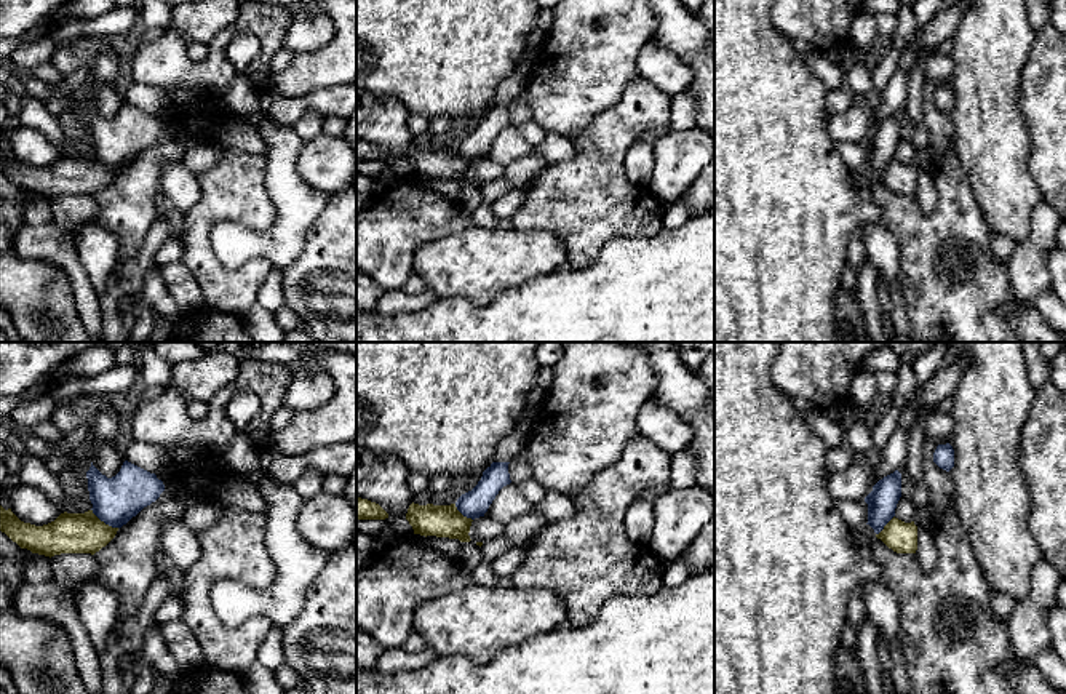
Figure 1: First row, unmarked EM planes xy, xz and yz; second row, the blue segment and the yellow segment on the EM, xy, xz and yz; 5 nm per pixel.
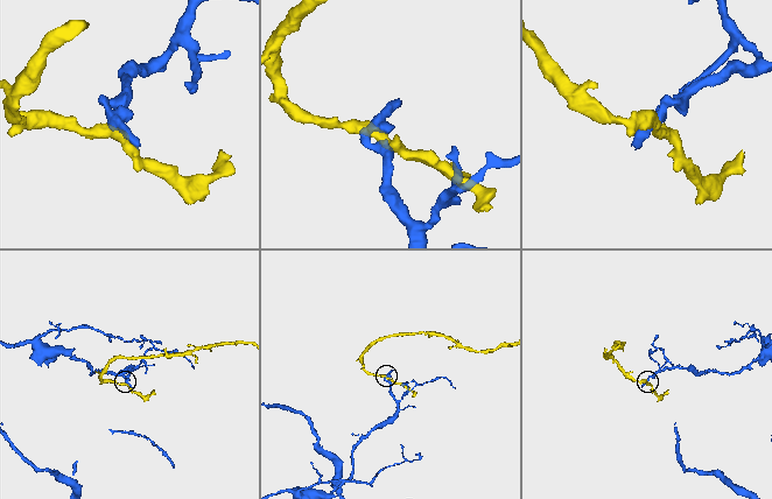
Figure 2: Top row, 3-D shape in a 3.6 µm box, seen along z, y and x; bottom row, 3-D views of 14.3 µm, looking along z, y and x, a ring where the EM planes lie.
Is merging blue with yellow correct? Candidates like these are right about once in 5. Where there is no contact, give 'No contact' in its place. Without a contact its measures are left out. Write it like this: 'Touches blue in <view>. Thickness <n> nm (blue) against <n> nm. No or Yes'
Touches blue in xy. Thickness 240 nm (blue) against 200 nm. No

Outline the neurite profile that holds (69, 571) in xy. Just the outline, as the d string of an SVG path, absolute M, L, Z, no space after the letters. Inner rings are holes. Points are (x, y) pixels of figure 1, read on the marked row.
M61 553L50 558L51 580L59 587L75 592L96 576L96 561L91 553Z

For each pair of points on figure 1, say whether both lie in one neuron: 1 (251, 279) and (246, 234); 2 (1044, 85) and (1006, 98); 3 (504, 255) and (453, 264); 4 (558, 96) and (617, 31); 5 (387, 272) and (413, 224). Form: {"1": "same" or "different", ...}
{"1": "different", "2": "different", "3": "same", "4": "same", "5": "same"}

